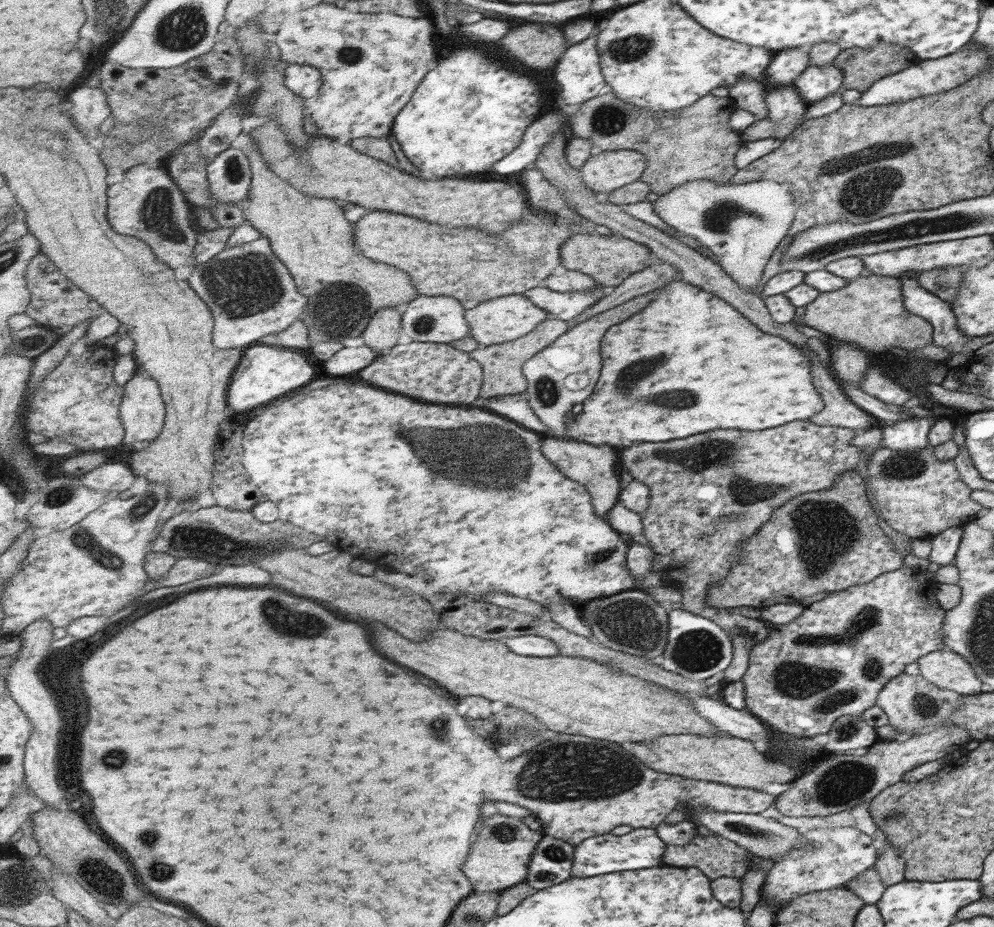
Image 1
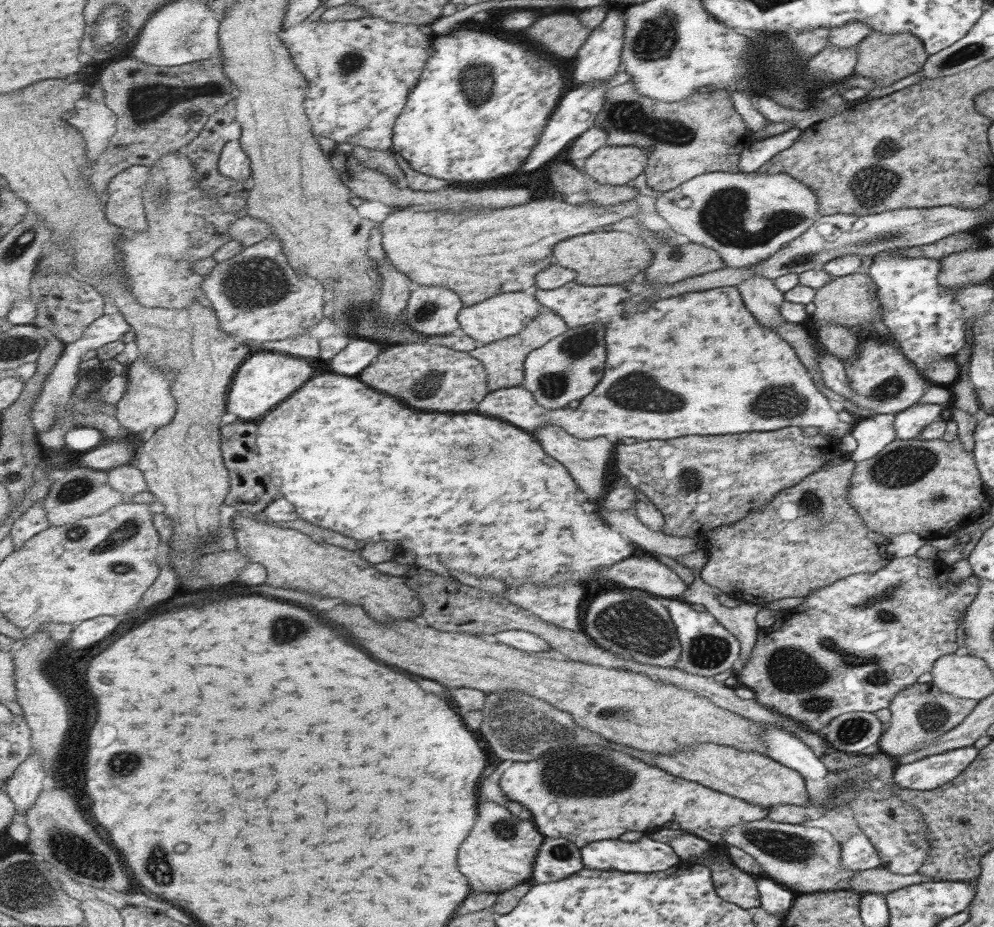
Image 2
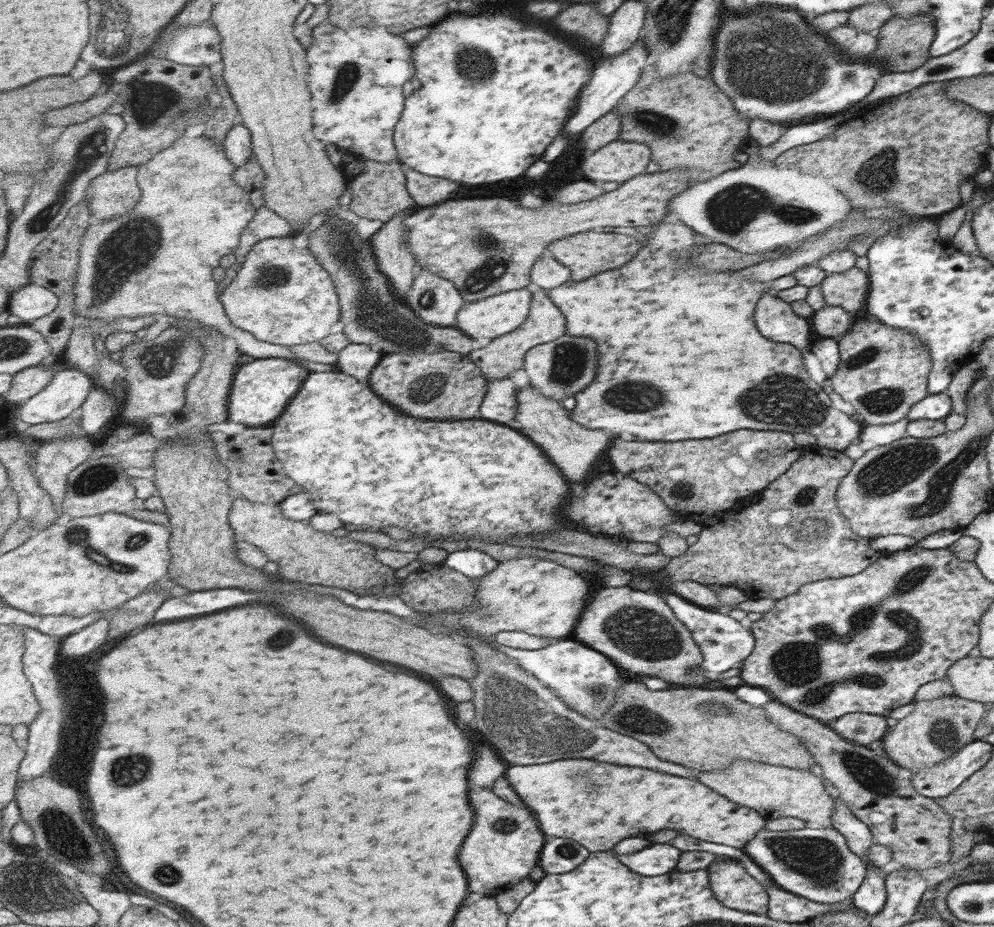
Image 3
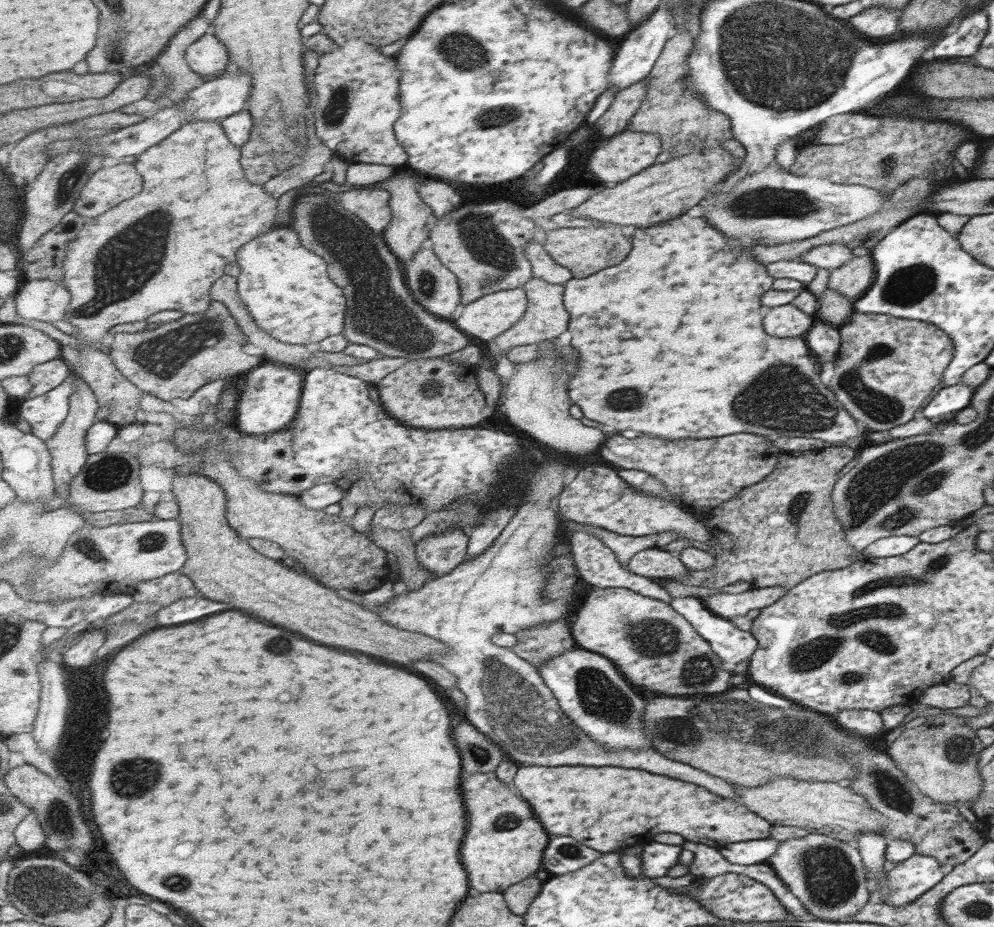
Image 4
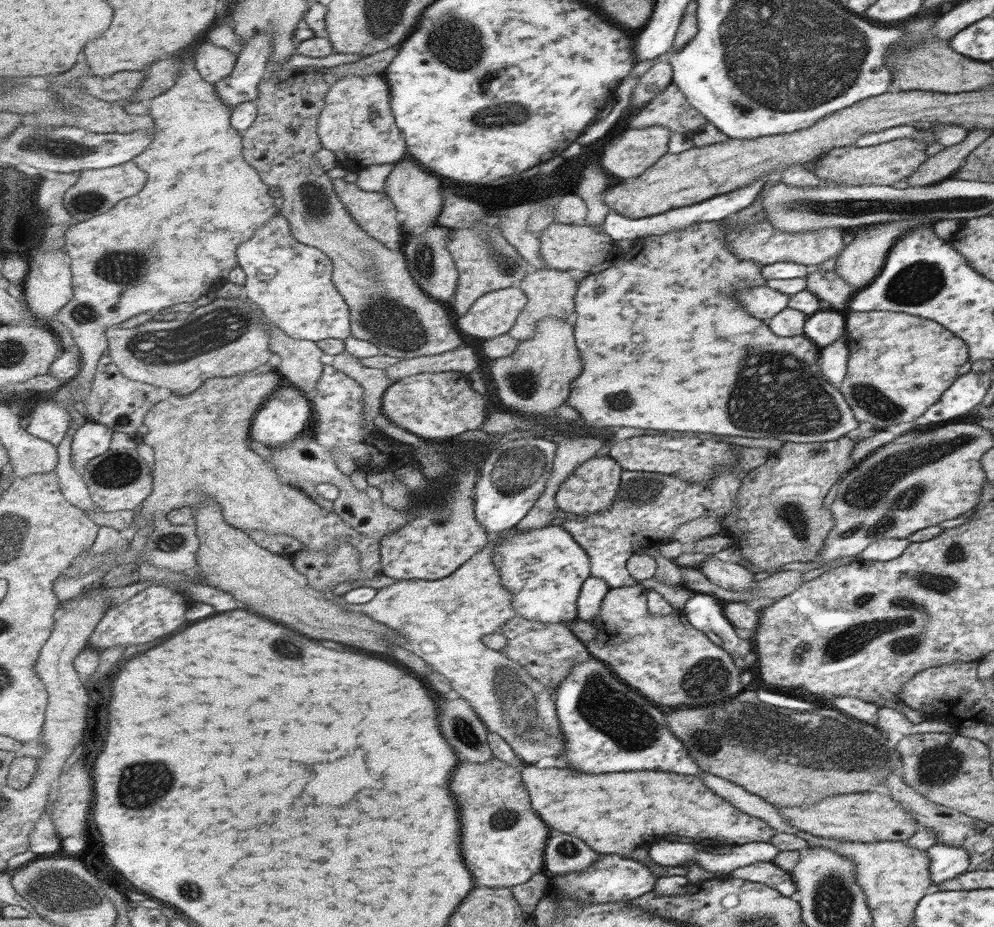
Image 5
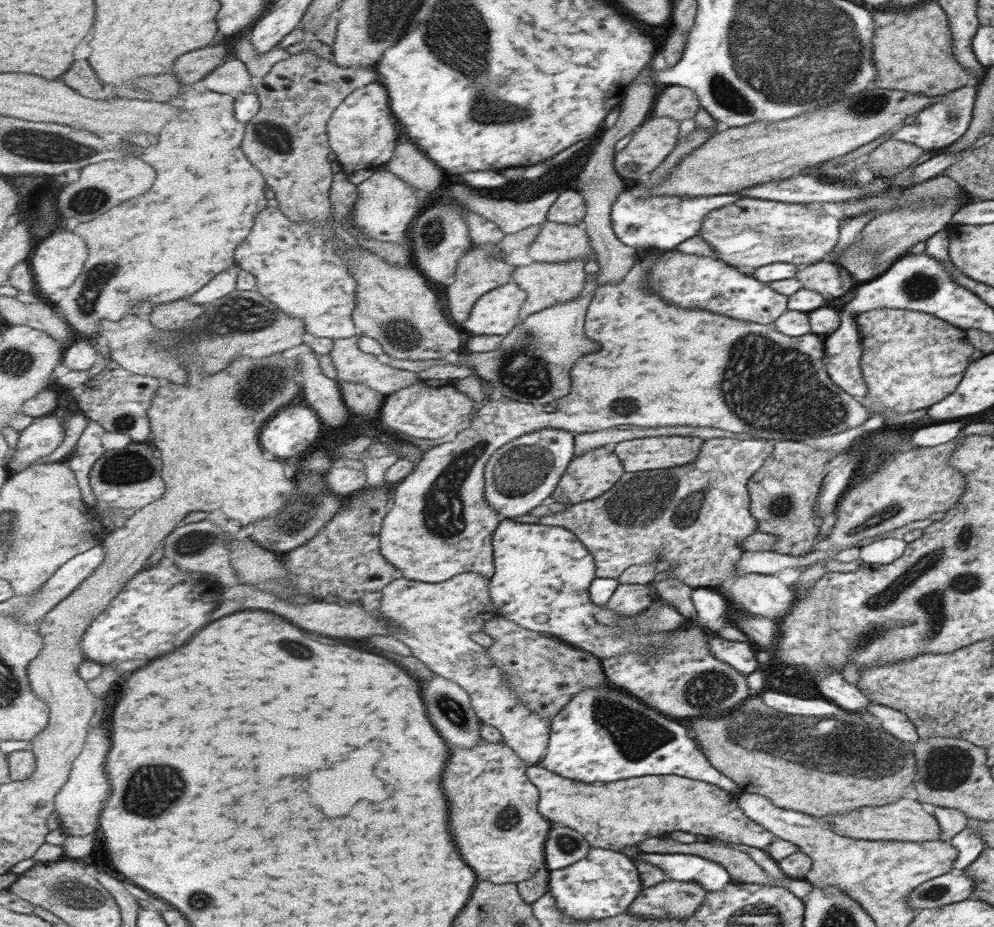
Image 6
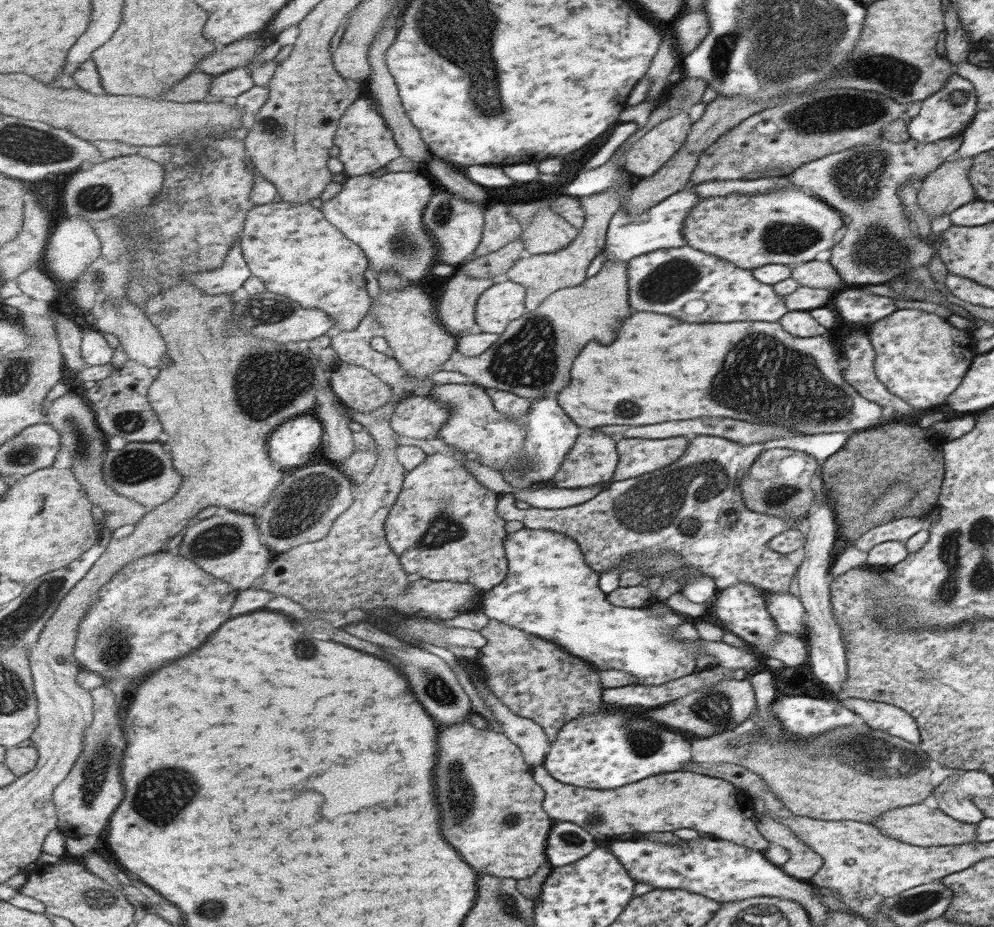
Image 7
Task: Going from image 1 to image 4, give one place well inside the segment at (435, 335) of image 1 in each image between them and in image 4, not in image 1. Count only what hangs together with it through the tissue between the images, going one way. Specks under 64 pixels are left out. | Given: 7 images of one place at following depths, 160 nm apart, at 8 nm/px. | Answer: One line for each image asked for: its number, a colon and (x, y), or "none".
2: (433, 310)
3: (435, 299)
4: (437, 287)

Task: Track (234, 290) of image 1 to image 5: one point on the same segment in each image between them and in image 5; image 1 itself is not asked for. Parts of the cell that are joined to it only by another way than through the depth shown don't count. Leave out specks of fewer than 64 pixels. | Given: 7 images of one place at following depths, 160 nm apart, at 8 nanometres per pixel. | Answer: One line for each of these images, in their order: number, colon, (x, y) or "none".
2: (259, 296)
3: (281, 294)
4: (286, 286)
5: (294, 284)

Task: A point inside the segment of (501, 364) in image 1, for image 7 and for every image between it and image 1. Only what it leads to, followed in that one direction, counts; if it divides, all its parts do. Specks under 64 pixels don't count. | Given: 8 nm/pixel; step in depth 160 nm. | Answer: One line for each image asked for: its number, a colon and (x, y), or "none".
2: (504, 358)
3: (545, 321)
4: (546, 316)
5: (549, 293)
6: (546, 284)
7: (540, 275)

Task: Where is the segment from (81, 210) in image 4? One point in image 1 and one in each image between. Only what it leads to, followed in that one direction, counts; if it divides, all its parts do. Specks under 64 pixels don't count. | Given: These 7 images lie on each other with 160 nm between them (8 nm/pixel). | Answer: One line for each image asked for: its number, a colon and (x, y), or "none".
1: (148, 204)
2: (124, 207)
3: (110, 195)

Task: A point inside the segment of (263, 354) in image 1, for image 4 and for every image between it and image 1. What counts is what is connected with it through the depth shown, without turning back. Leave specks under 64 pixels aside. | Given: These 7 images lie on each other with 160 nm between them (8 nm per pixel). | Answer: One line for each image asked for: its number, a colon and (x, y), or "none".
2: (266, 379)
3: (263, 388)
4: (271, 395)

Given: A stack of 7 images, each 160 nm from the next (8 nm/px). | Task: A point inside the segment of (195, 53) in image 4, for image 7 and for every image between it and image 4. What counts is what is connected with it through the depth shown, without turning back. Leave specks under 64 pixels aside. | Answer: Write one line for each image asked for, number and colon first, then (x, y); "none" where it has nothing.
5: (214, 63)
6: (232, 77)
7: (236, 82)

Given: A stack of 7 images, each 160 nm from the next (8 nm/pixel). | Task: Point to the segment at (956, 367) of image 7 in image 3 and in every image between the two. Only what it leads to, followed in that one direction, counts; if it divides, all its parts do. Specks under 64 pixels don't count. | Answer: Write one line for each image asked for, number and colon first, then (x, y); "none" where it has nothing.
3: (881, 373)
4: (886, 368)
5: (898, 365)
6: (910, 360)

